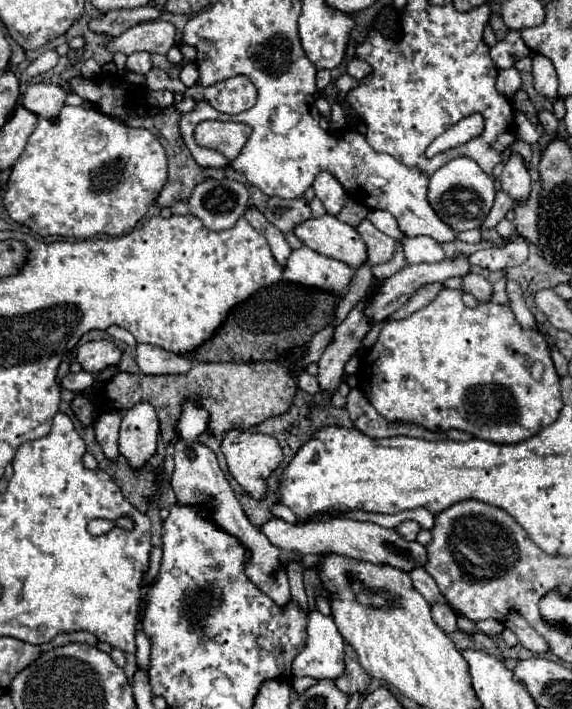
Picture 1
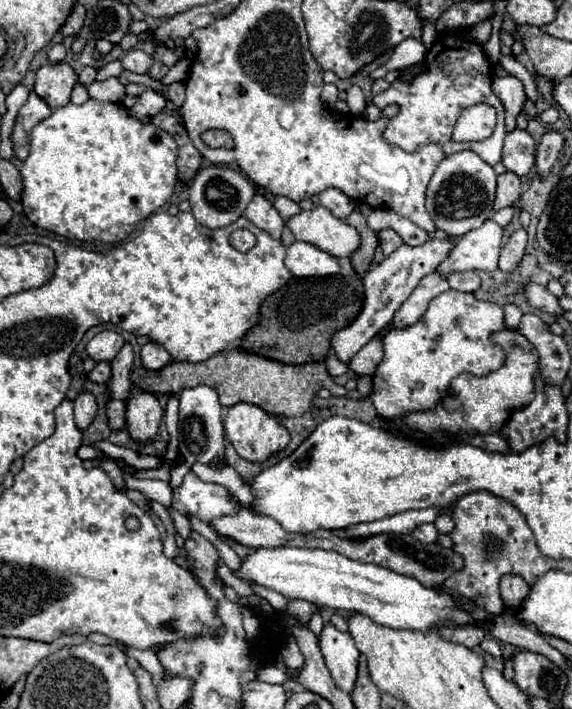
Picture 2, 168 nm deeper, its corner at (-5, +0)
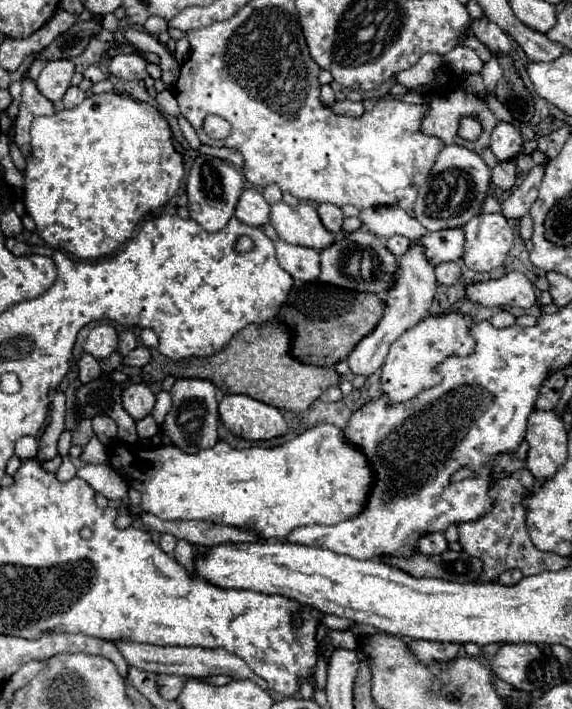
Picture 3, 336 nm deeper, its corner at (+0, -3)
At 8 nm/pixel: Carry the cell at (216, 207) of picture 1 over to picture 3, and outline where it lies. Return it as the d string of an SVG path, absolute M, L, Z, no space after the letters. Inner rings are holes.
M199 156L187 178L187 198L189 198L189 216L207 232L219 232L235 214L239 196L243 194L245 180L233 166L221 160L207 160Z

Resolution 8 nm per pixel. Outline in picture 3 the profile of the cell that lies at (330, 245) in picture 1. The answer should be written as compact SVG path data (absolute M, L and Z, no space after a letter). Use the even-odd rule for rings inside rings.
M285 202L273 204L271 224L277 230L279 238L289 244L325 250L335 242L335 234L323 226L317 208L309 202L299 202L293 208Z

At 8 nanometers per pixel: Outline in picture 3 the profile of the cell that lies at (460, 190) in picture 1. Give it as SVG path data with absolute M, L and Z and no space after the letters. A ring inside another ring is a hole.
M445 146L437 156L437 162L433 164L425 184L419 188L415 200L415 218L427 232L463 228L471 218L483 212L489 184L491 170L479 154L459 146Z

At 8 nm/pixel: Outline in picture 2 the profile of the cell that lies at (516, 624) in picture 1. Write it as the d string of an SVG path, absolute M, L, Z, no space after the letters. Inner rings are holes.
M504 575L500 579L500 595L506 605L506 609L516 609L522 599L526 599L530 593L530 585L520 575Z

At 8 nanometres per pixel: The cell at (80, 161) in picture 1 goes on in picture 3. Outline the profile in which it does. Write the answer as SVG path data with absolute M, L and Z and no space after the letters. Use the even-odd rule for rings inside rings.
M117 94L87 96L77 108L59 110L31 122L31 156L25 166L25 210L37 226L37 234L55 248L93 260L111 254L127 242L145 212L169 202L183 178L183 156L173 148L173 134L165 118L145 102L133 102Z

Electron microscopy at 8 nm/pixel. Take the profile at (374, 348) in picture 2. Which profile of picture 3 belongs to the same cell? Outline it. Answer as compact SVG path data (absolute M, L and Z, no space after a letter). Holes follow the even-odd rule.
M411 246L401 258L399 258L399 280L395 284L395 288L391 288L385 296L385 310L383 316L379 320L379 324L375 326L375 330L371 334L367 334L365 338L361 338L357 342L357 346L351 350L351 354L347 356L347 364L351 368L353 374L357 376L371 376L375 370L381 368L389 346L409 328L417 326L429 312L431 302L435 298L437 292L437 280L435 280L435 272L433 266L429 264L429 260L423 254L423 248L419 246Z

